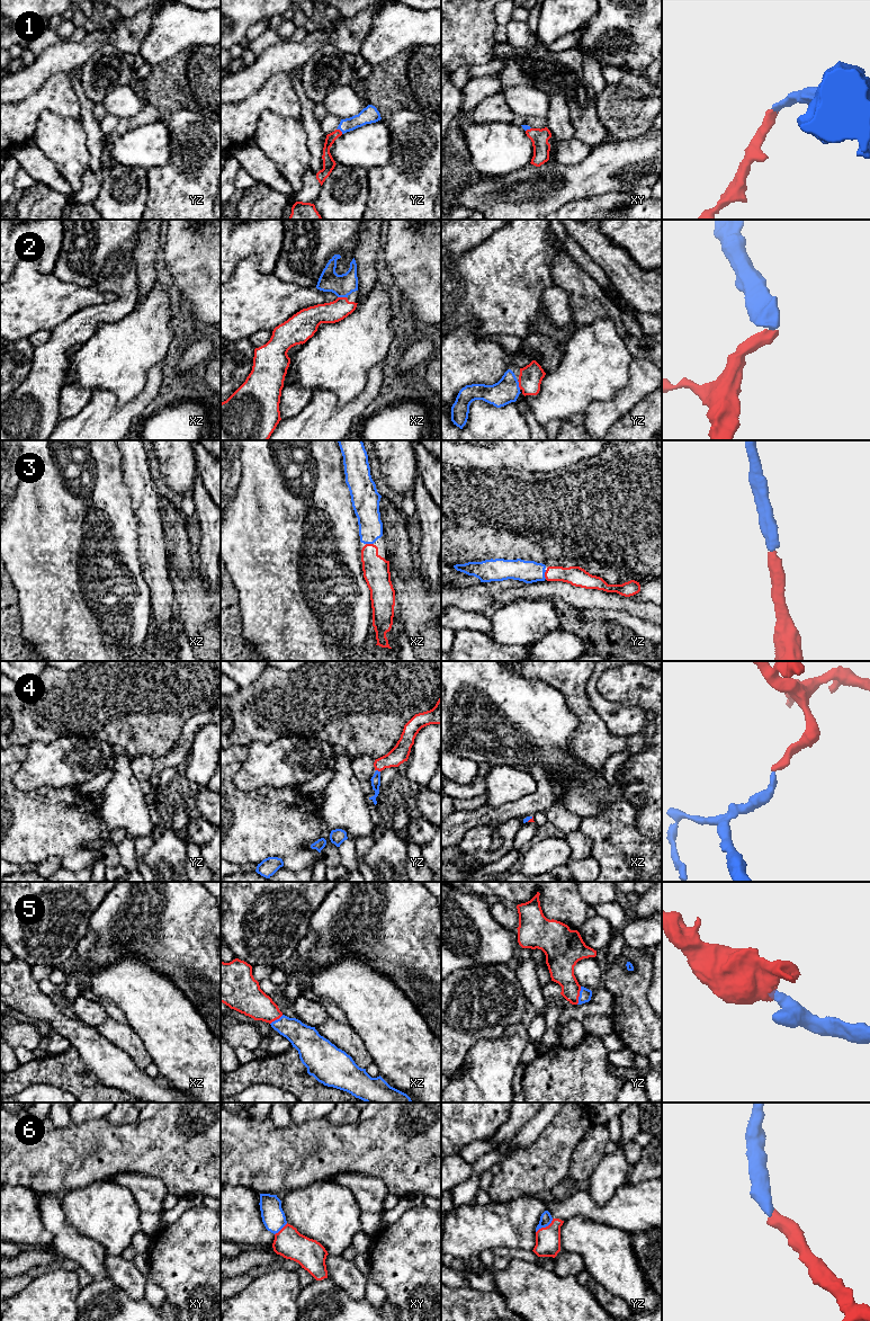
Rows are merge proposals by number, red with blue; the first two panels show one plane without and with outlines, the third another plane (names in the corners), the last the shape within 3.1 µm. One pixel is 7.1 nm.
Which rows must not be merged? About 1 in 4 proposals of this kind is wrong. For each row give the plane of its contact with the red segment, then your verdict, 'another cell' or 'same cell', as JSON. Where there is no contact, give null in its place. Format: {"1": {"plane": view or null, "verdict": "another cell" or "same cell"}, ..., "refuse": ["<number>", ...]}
{"1": {"plane": "yz", "verdict": "same cell"}, "2": {"plane": "xz", "verdict": "same cell"}, "3": {"plane": "yz", "verdict": "same cell"}, "4": {"plane": "yz", "verdict": "same cell"}, "5": {"plane": "yz", "verdict": "same cell"}, "6": {"plane": "yz", "verdict": "same cell"}, "refuse": []}

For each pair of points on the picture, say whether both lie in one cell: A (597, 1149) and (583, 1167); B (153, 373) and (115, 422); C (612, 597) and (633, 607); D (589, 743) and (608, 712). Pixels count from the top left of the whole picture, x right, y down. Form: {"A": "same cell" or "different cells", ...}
{"A": "same cell", "B": "same cell", "C": "same cell", "D": "different cells"}

